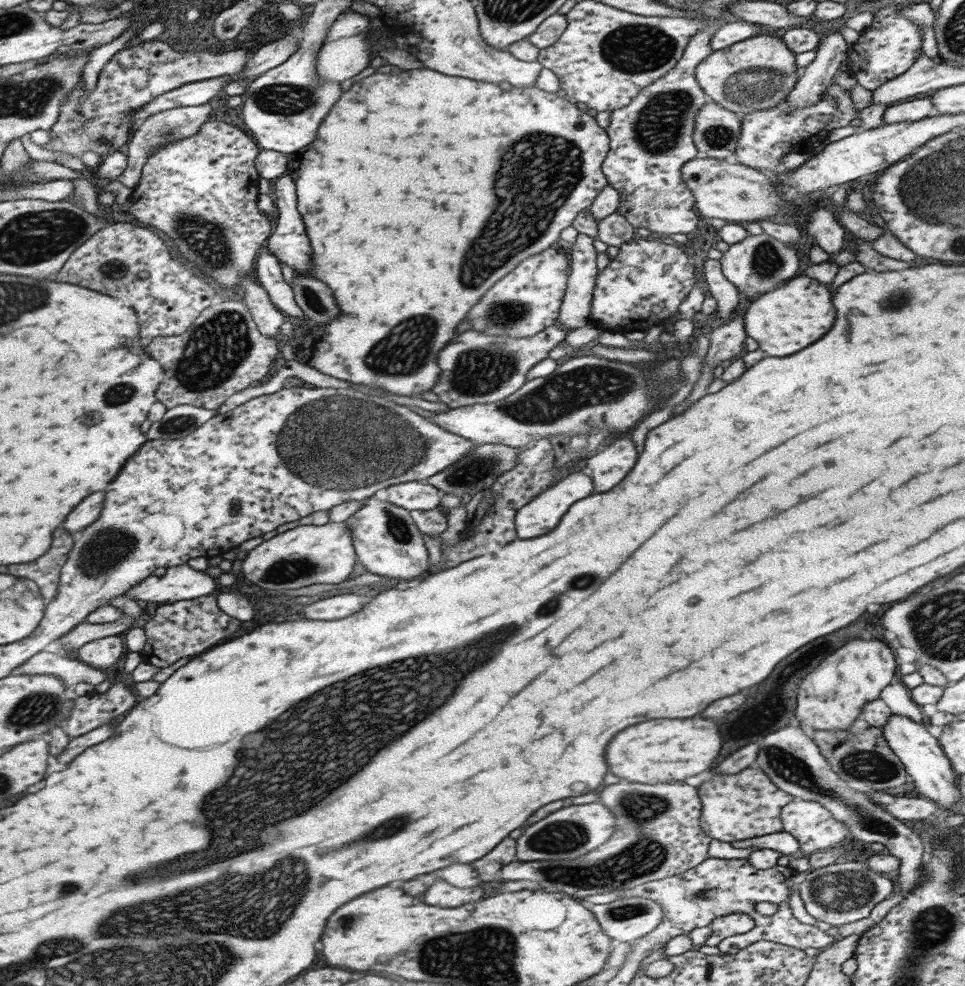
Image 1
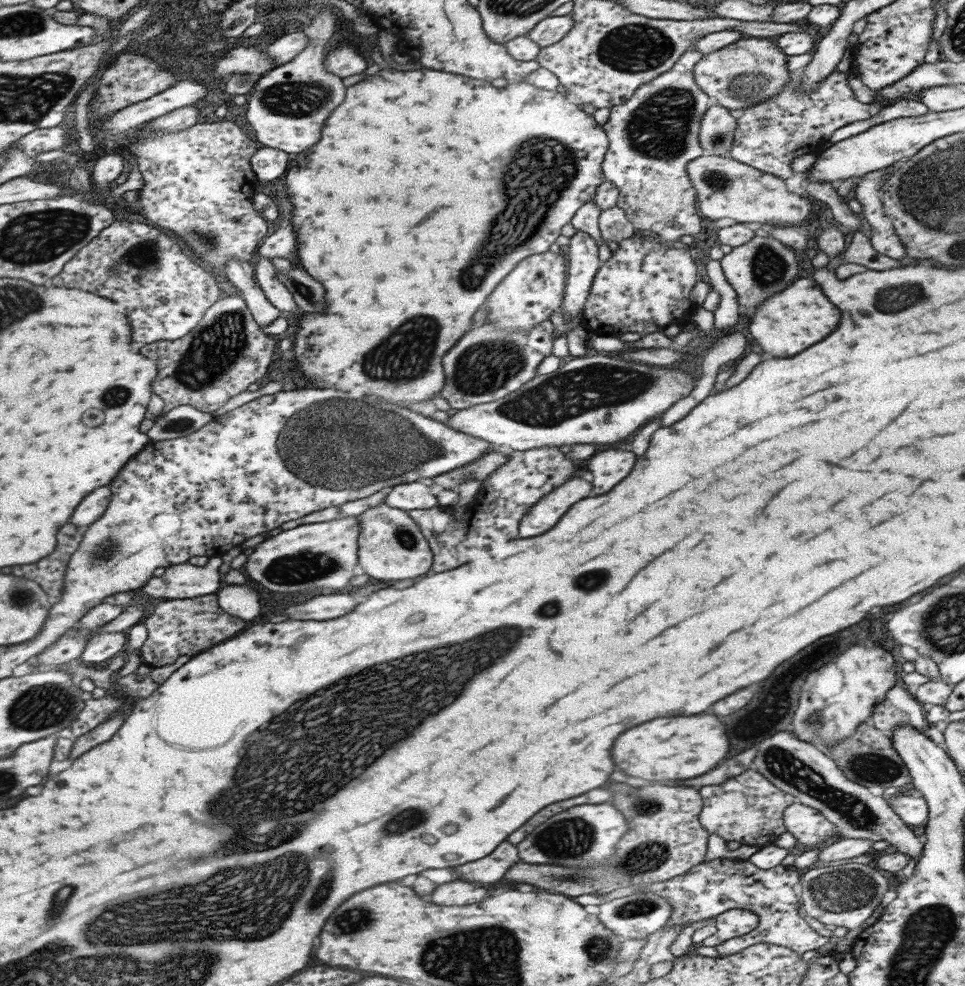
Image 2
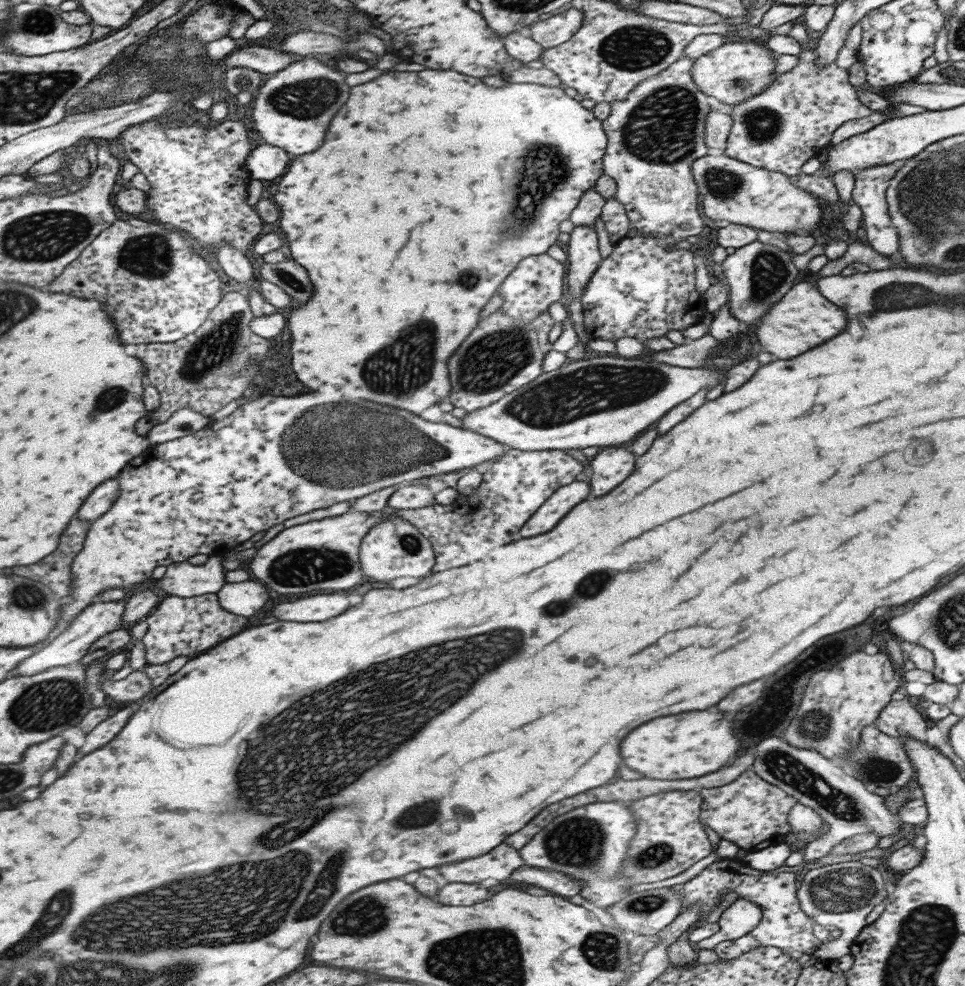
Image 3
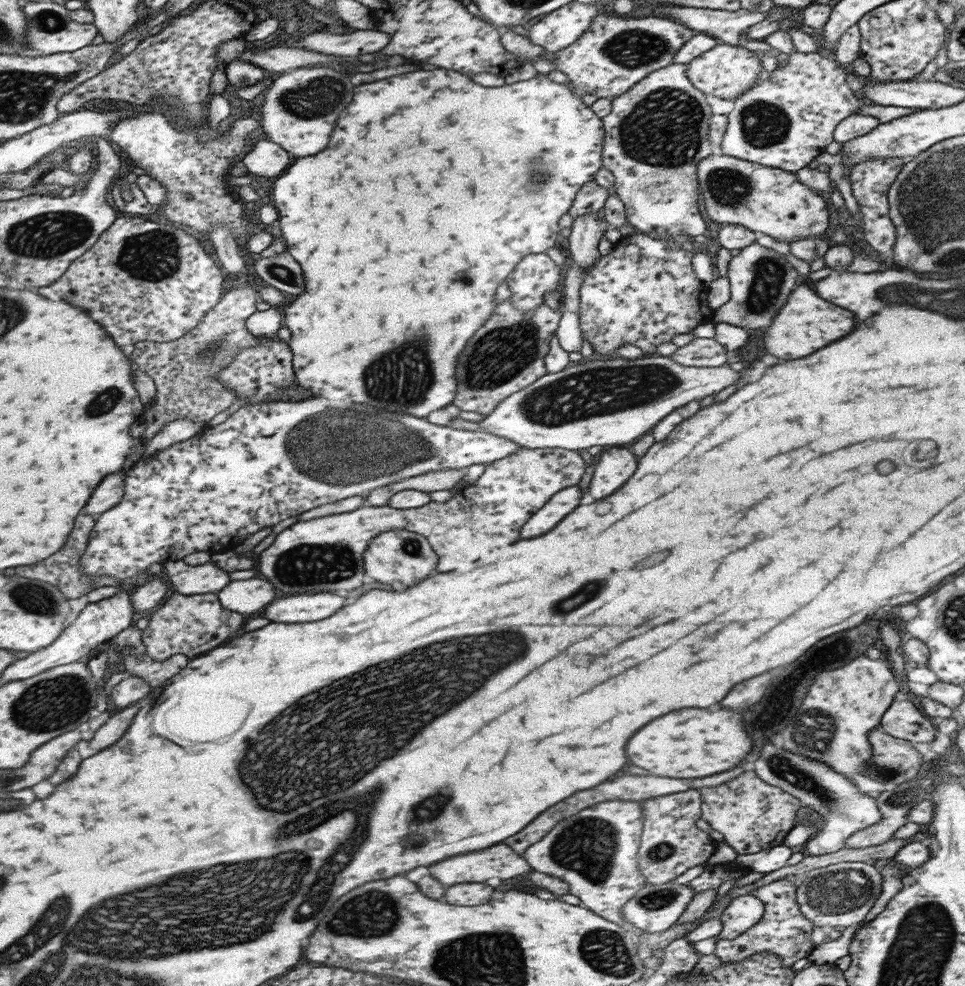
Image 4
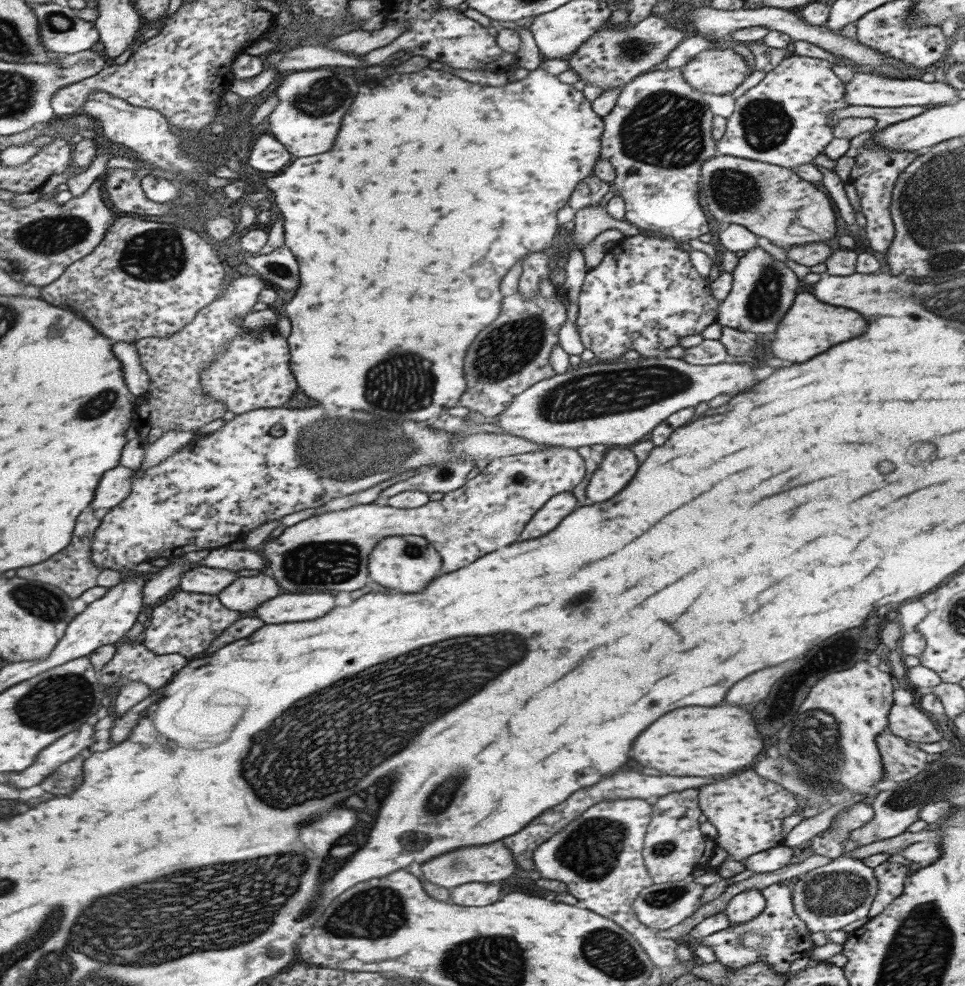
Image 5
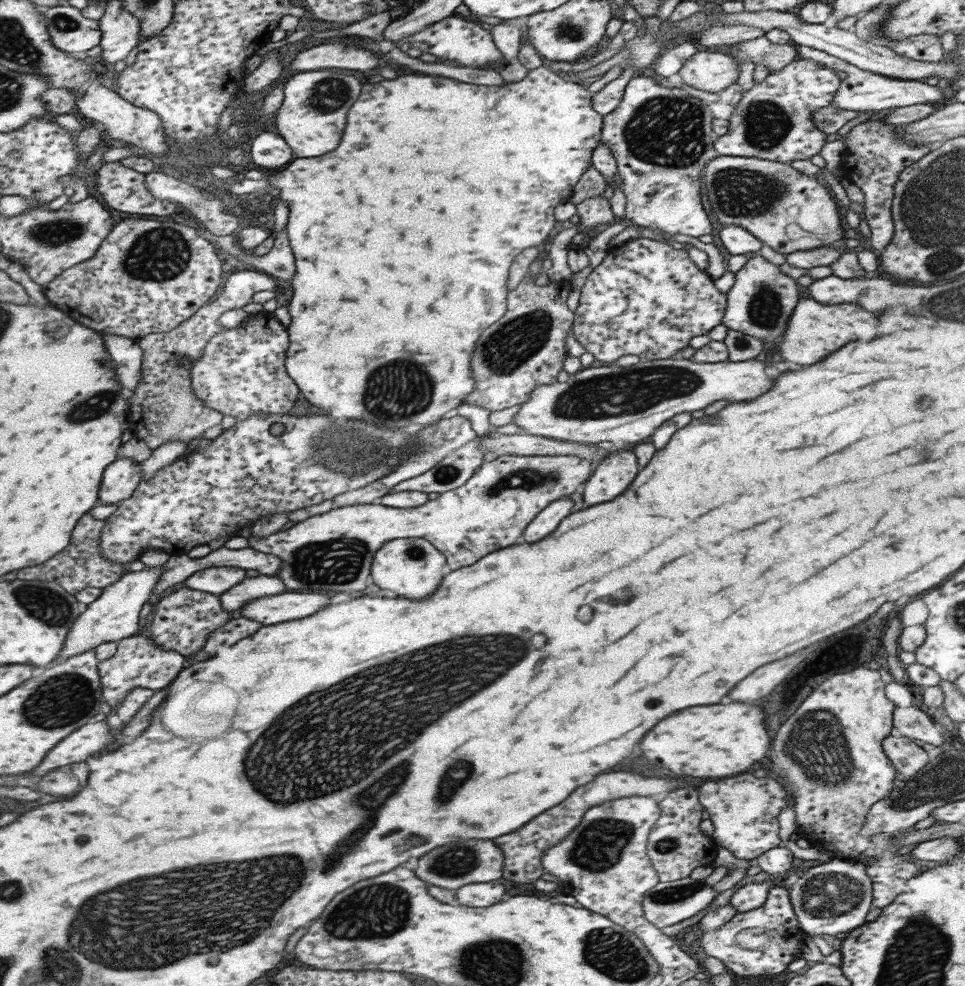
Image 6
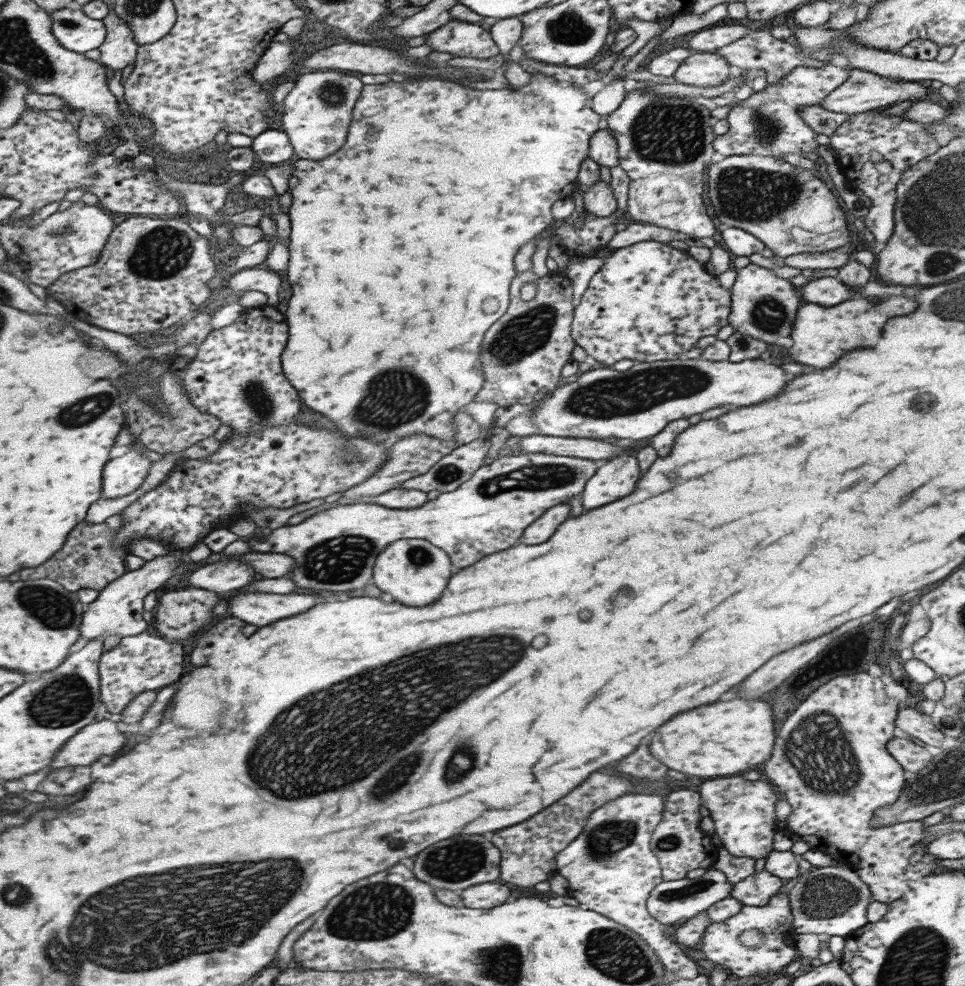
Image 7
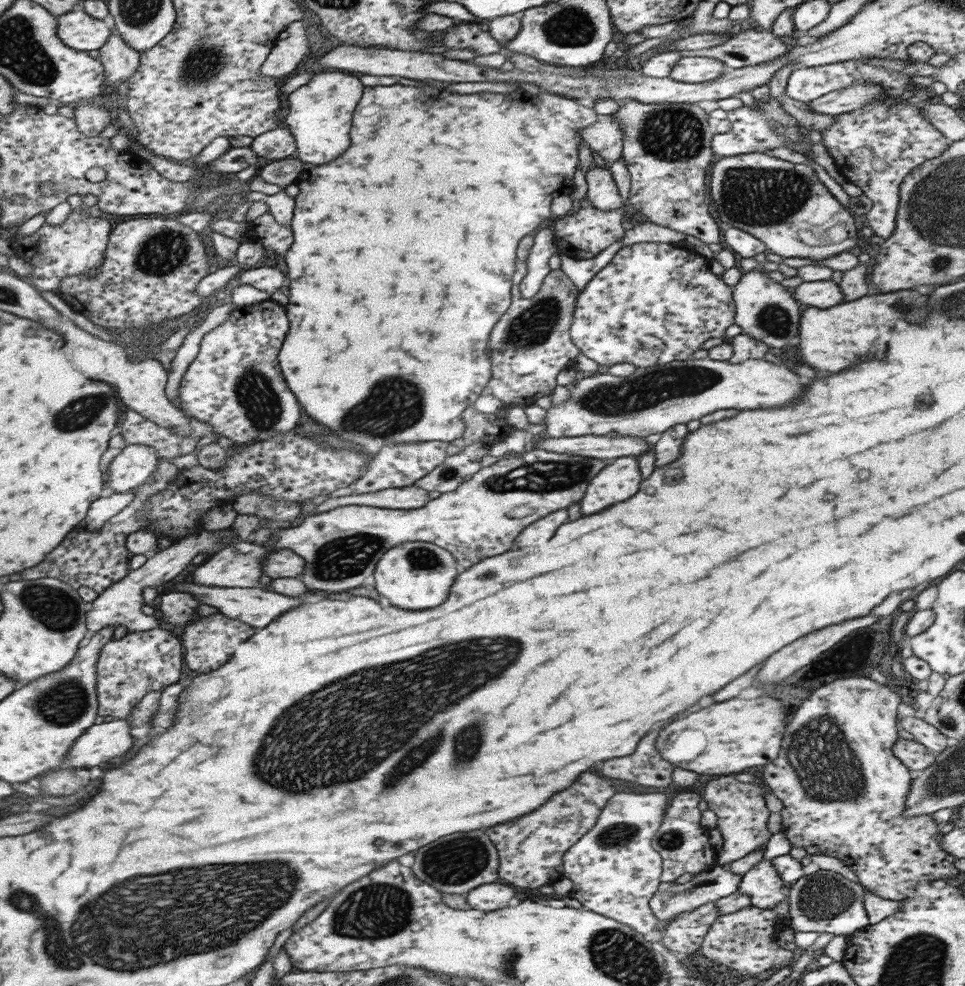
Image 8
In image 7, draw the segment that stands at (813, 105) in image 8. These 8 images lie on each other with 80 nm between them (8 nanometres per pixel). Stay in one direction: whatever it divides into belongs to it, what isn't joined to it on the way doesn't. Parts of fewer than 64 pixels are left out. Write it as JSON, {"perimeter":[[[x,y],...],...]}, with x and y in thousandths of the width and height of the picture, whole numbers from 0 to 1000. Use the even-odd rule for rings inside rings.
{"perimeter":[[[880,69],[879,78],[847,106],[851,106],[851,110],[855,110],[857,114],[867,114],[867,116],[880,118],[913,111],[915,108],[923,109],[932,103],[956,102],[961,100],[963,92],[961,86],[953,82],[924,81],[892,70]]]}

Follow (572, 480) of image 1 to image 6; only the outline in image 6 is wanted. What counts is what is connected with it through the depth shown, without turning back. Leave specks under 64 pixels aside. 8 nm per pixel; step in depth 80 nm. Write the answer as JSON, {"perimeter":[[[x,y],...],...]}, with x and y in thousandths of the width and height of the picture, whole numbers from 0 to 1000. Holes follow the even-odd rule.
{"perimeter":[[[579,505],[579,507],[573,507],[569,509],[542,538],[542,542],[538,544],[538,550],[534,552],[540,552],[540,550],[554,550],[554,548],[561,548],[563,544],[567,544],[569,540],[575,538],[577,529],[581,525],[585,525],[588,521],[592,521],[592,513],[594,509],[590,505]]]}

